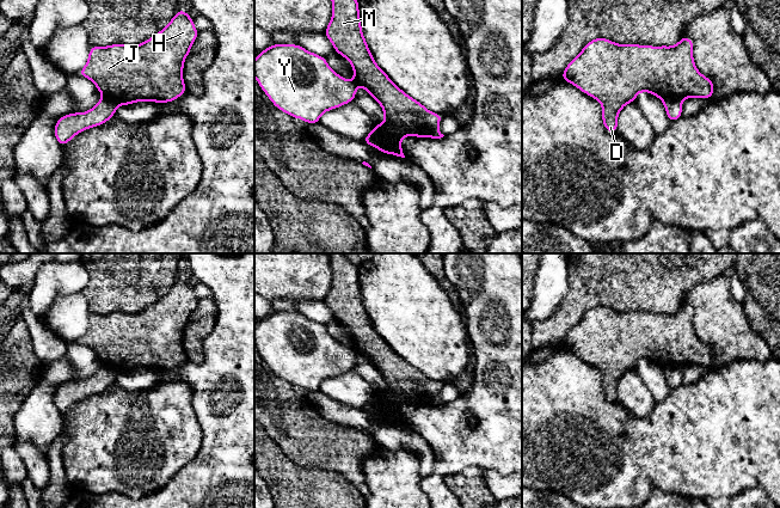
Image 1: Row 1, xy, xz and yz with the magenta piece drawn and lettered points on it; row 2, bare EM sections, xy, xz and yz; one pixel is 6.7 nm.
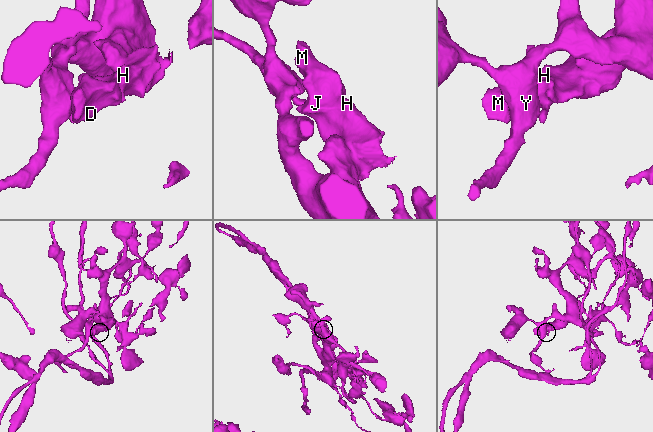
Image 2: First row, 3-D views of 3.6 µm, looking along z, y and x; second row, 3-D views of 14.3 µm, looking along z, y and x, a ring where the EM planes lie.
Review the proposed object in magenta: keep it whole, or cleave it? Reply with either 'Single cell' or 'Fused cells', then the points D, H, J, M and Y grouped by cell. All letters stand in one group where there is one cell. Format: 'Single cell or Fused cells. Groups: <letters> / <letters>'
Fused cells. Groups: D H J M / Y

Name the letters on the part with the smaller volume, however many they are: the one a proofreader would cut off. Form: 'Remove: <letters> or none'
Remove: D, H, J, M

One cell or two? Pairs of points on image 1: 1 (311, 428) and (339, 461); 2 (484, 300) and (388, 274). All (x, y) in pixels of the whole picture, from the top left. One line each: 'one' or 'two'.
1: one
2: two

